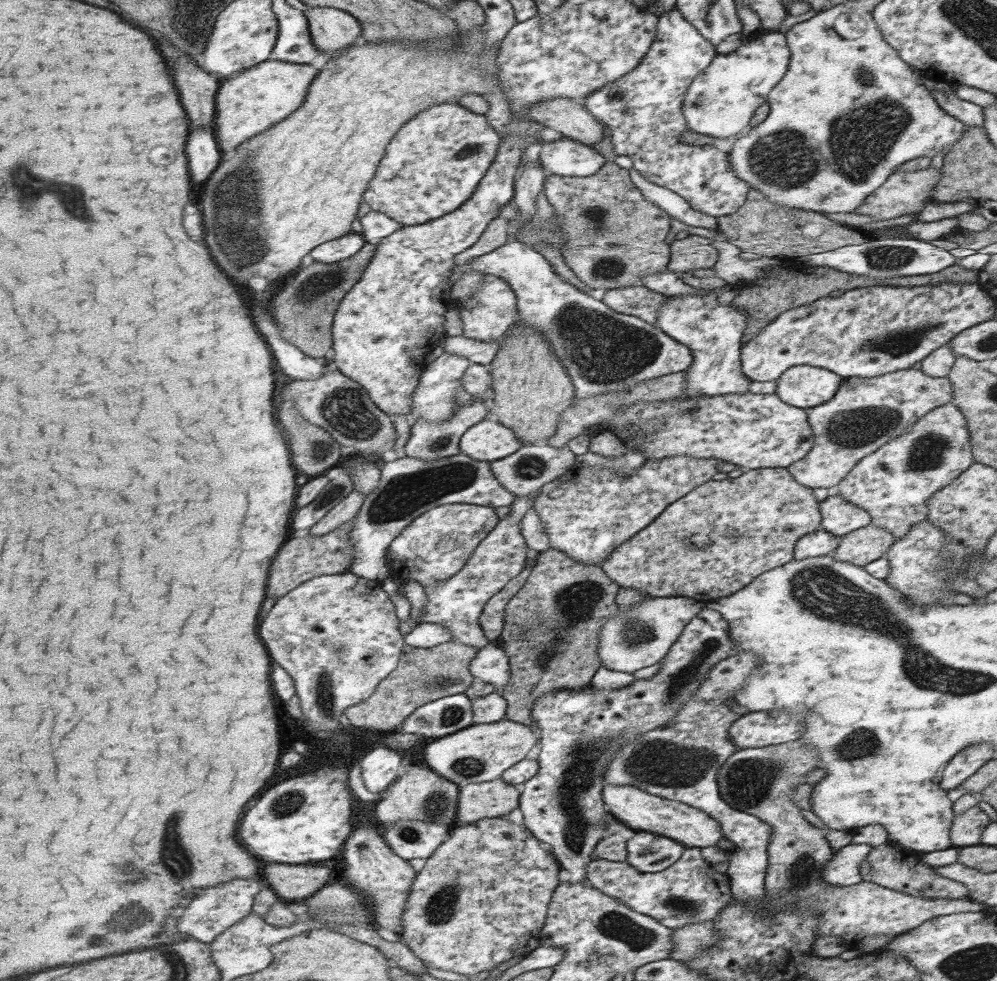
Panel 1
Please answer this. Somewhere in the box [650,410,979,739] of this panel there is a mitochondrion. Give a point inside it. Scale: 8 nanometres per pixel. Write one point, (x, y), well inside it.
(928, 452)

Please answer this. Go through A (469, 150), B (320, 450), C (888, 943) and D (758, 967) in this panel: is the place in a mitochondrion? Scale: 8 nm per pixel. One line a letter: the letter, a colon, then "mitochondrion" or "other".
A: other
B: mitochondrion
C: other
D: other

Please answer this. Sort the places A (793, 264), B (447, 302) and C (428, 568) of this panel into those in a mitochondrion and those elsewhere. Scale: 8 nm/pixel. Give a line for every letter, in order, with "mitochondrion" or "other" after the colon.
A: other
B: other
C: other

